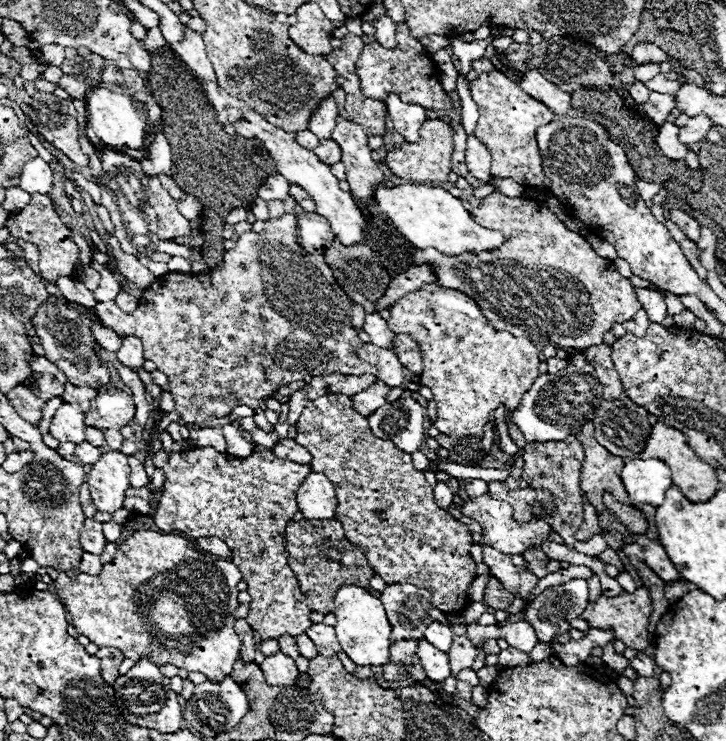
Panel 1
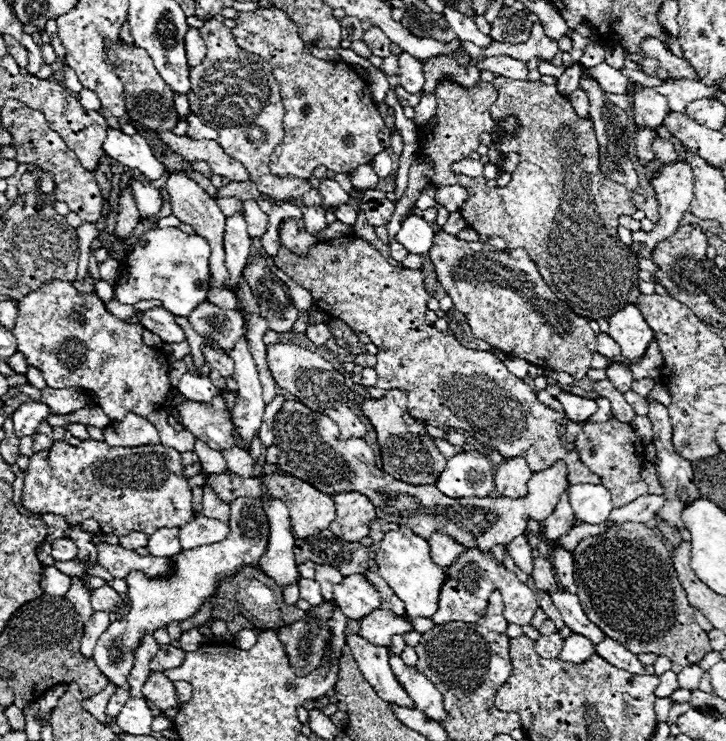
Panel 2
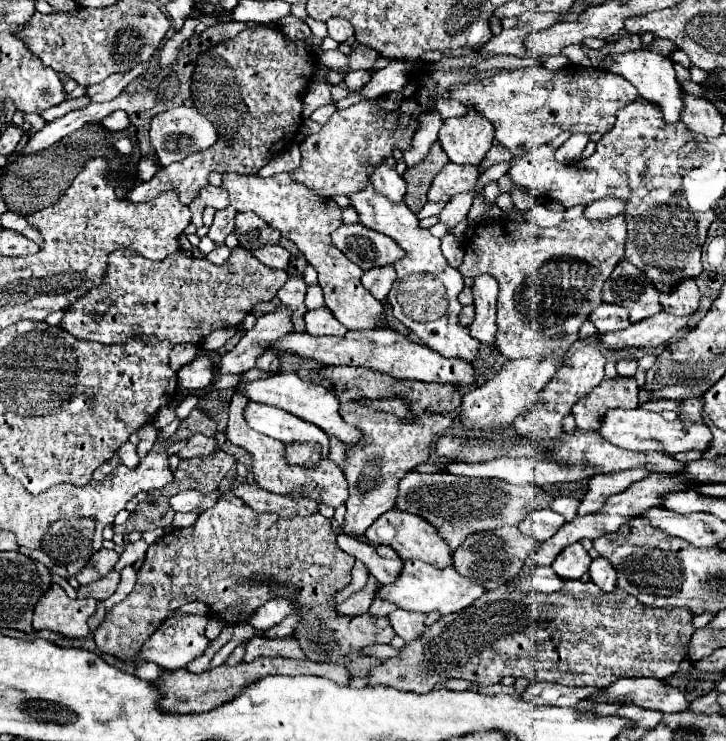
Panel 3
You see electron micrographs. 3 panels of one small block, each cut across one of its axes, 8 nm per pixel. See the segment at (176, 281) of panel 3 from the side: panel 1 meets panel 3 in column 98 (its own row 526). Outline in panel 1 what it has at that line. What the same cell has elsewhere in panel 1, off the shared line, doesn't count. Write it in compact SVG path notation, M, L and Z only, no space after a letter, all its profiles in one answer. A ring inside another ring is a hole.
M334 518L334 520L318 520L318 522L308 522L308 520L292 520L290 524L286 524L284 528L284 540L286 540L286 560L298 580L298 586L302 590L302 594L306 596L306 604L310 606L310 610L314 612L334 612L336 604L334 604L334 592L342 586L342 584L358 584L362 588L368 588L370 578L374 576L374 570L370 568L364 552L360 548L356 548L354 544L350 544L344 536L344 528L342 524Z

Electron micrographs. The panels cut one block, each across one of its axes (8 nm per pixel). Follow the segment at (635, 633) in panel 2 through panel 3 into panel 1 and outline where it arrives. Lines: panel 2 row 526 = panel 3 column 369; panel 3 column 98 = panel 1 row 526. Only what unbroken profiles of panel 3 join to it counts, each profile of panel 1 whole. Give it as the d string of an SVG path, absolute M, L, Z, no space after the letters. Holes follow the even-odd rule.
M608 492L602 496L602 502L604 502L606 510L608 510L610 514L614 514L616 520L618 520L620 524L624 524L630 532L634 532L634 534L646 534L646 532L648 532L648 520L646 520L646 516L640 512L640 508L622 504L622 502L618 502L618 500L616 500L612 494L608 494Z

